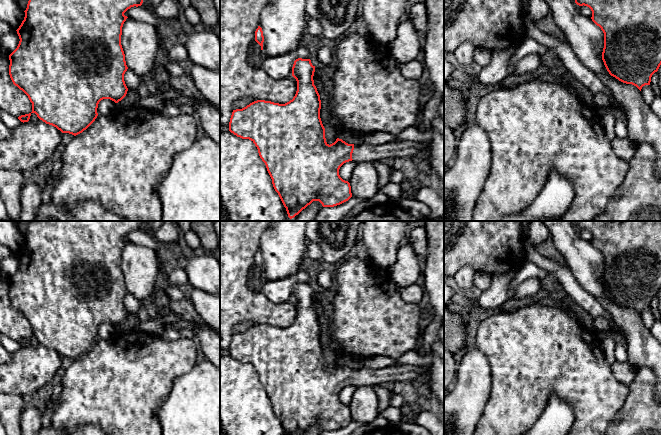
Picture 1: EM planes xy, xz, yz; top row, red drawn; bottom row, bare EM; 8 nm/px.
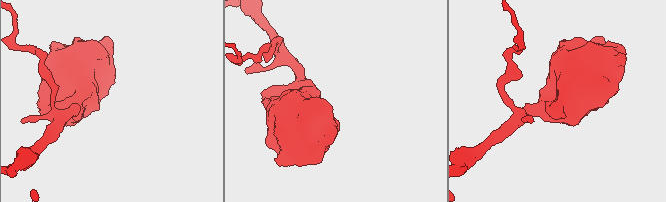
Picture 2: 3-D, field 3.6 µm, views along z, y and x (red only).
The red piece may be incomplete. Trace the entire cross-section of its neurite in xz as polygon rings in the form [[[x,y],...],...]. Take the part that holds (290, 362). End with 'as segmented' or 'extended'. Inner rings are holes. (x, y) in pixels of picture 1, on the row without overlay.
[[[298,282],[292,291],[292,300],[297,305],[297,315],[292,324],[285,328],[271,325],[257,324],[242,333],[233,334],[229,355],[242,363],[251,364],[258,373],[262,385],[272,403],[275,415],[278,417],[286,435],[302,435],[313,425],[319,425],[323,431],[334,431],[348,425],[352,421],[351,410],[348,405],[343,404],[339,399],[340,391],[349,385],[370,384],[376,385],[388,381],[412,380],[424,386],[436,398],[430,389],[429,367],[404,366],[386,367],[380,369],[367,369],[363,366],[348,368],[337,362],[332,368],[328,368],[325,362],[325,352],[320,342],[321,324],[314,309],[315,290],[310,283]]] | extended

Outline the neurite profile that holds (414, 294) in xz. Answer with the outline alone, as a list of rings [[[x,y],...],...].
[[[417,283],[406,287],[400,287],[399,294],[405,302],[410,304],[416,304],[423,307],[426,302],[425,291]]]

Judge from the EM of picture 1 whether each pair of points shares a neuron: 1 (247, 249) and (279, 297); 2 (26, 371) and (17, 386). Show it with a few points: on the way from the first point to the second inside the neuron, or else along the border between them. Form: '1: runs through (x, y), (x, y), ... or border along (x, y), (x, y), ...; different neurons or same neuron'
1: border along (265, 291), (272, 302), (284, 303), (288, 300); different neurons
2: runs through (23, 375), (17, 382); same neuron

